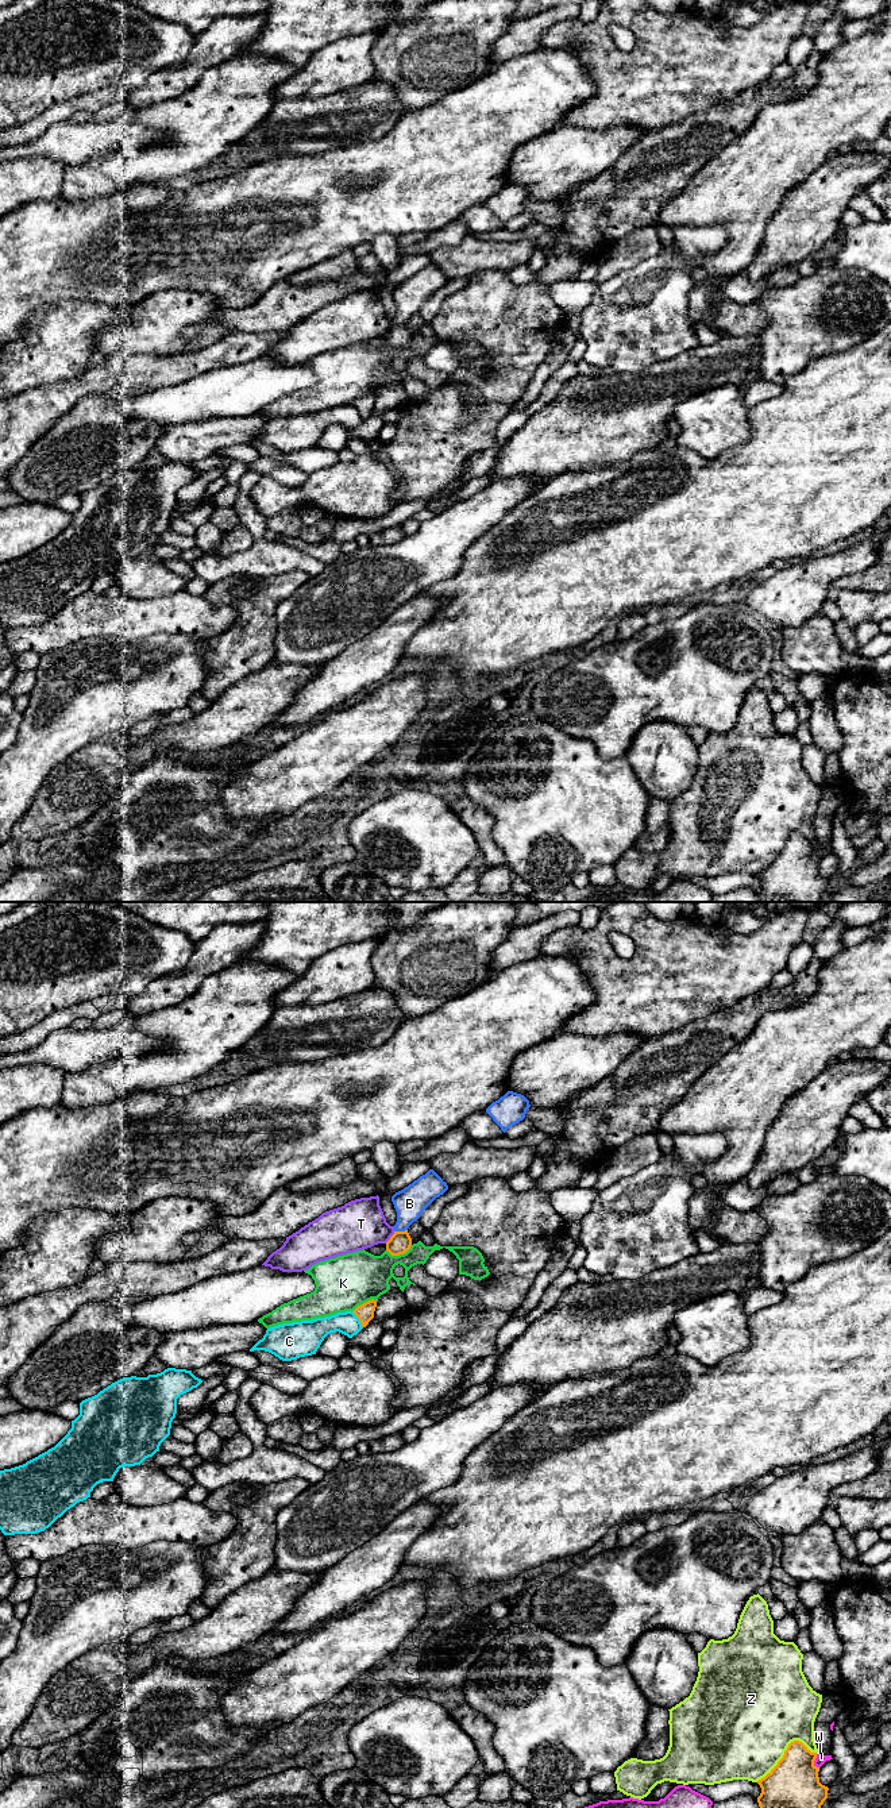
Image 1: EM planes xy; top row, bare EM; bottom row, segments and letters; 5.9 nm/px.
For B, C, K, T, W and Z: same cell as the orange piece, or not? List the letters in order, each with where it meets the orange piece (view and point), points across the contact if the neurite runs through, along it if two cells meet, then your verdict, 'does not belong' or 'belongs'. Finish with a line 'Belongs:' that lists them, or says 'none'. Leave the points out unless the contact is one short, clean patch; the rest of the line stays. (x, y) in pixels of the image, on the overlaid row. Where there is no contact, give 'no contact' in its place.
B: contact xy (400, 1232); border xy (407, 1229), (394, 1232); does not belong
C: contact xy (359, 1319); border xy (353, 1311), (362, 1327); does not belong
K: contact xy (398, 1255); does not belong
T: contact xy (390, 1237); border xy (394, 1232), (385, 1242); does not belong
W: contact xy (814, 1760); does not belong
Z: contact xy (786, 1750); does not belong
Belongs: none

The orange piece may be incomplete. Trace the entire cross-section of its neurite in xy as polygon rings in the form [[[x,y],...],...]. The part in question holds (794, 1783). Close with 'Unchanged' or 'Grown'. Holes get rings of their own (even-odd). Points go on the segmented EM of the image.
[[[794,1740],[788,1745],[783,1758],[757,1784],[761,1793],[757,1797],[760,1808],[821,1808],[828,1799],[829,1788],[819,1782],[819,1767],[814,1765],[817,1753],[811,1753],[802,1742]]]. Unchanged

